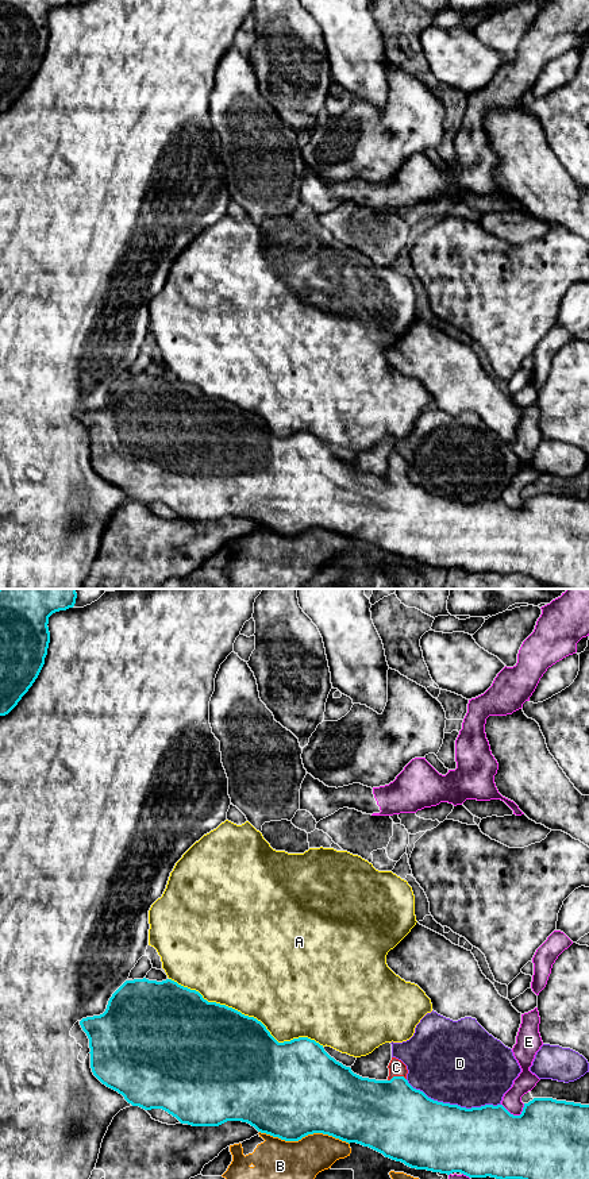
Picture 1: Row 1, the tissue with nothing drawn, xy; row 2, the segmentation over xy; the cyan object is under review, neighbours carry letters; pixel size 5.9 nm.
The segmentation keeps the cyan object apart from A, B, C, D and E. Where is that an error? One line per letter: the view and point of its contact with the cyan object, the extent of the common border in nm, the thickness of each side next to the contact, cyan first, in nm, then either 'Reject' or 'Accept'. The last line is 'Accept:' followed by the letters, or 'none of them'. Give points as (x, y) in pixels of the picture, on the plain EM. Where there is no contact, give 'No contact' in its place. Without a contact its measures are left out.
A: Touches cyan at xy (247, 411). Shared border 1000 nm. Thickness 500 nm (cyan) against 500 nm. Reject
B: Touches cyan at xy (304, 531). Shared border 550 nm. Thickness 500 nm (cyan) against 360 nm. Reject
C: Touches cyan at xy (396, 472). Shared border 110 nm. Thickness 440 nm (cyan) against 100 nm. Accept
D: Touches cyan at xy (453, 500). Shared border 600 nm. Thickness 420 nm (cyan) against 480 nm. Reject
E: Touches cyan at xy (515, 511). Shared border 140 nm. Thickness 480 nm (cyan) against 120 nm. Reject
Accept: C

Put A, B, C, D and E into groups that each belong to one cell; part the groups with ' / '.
A / B / C / D / E

